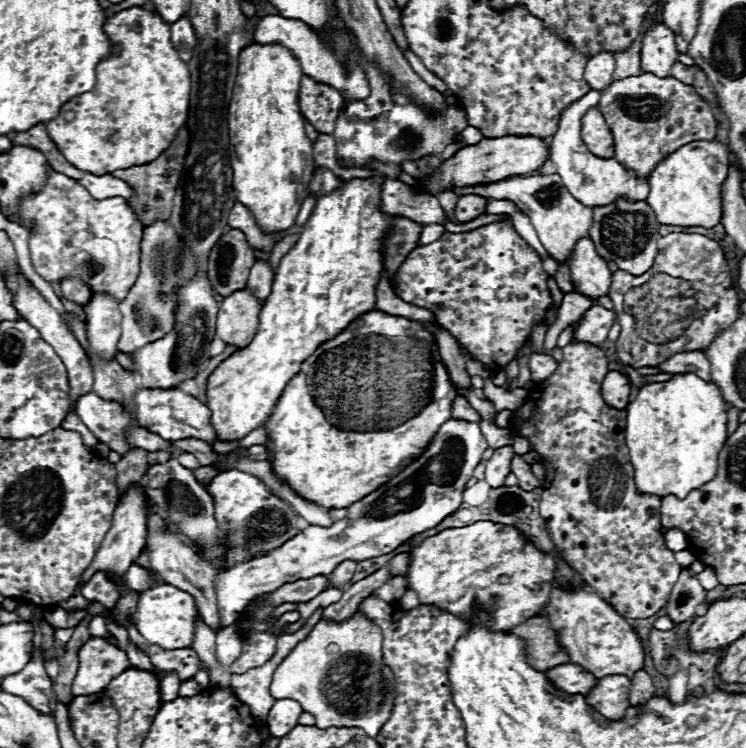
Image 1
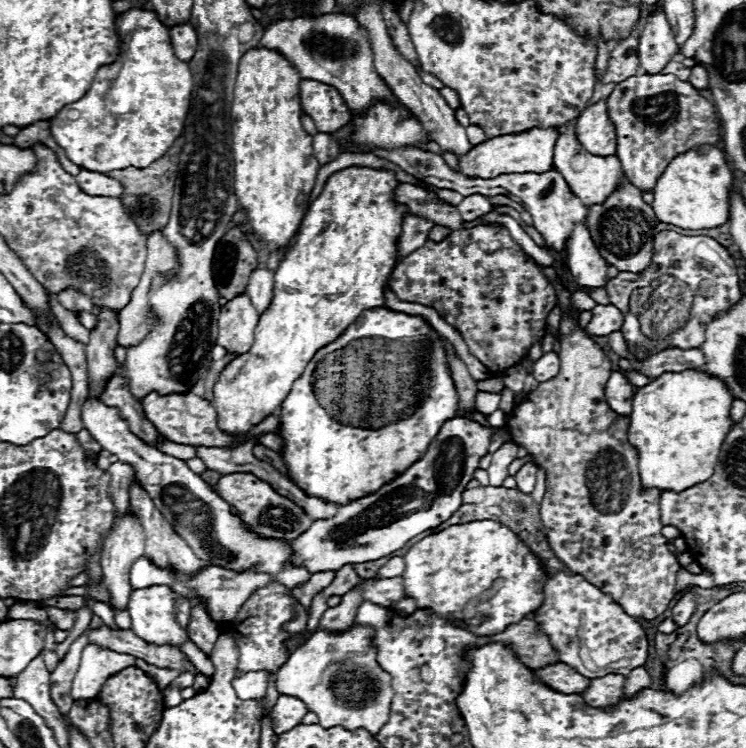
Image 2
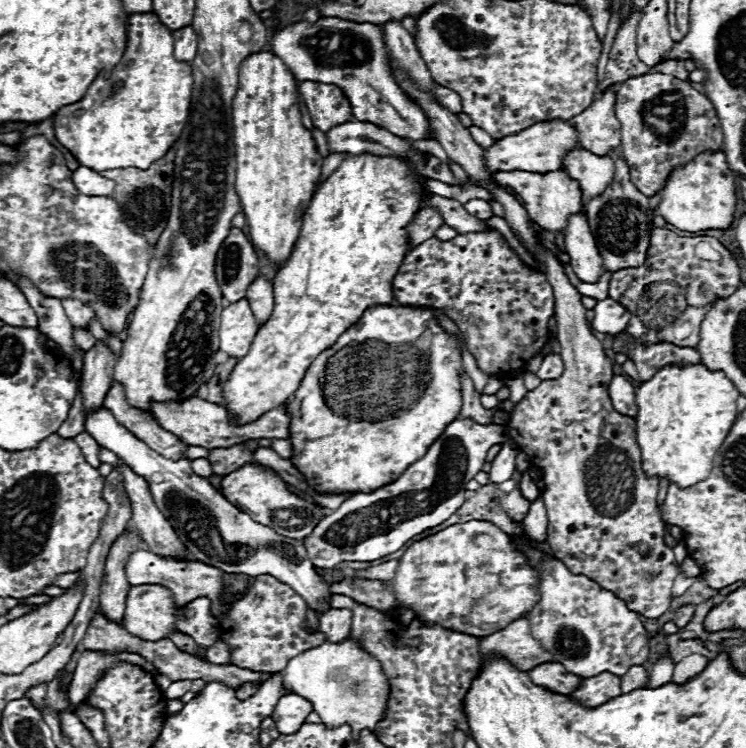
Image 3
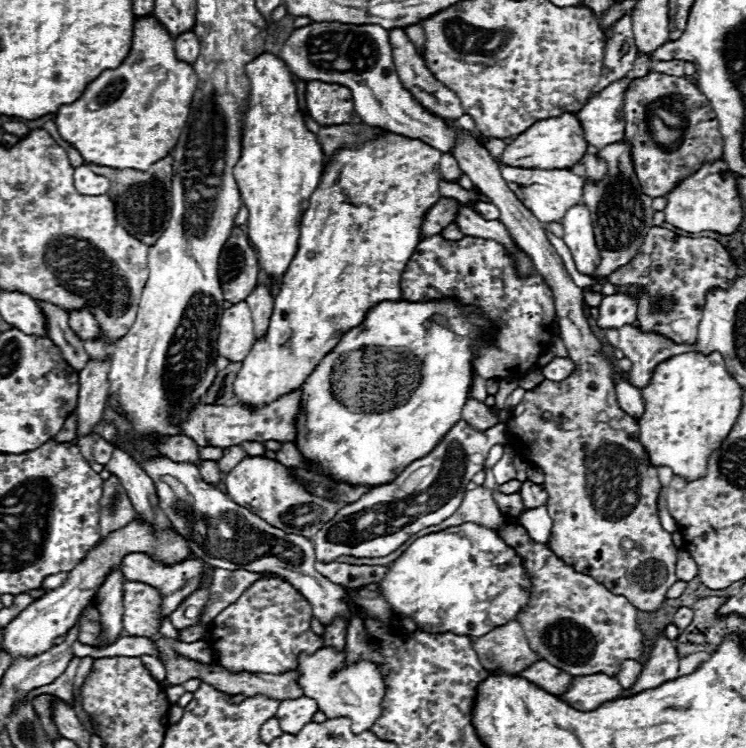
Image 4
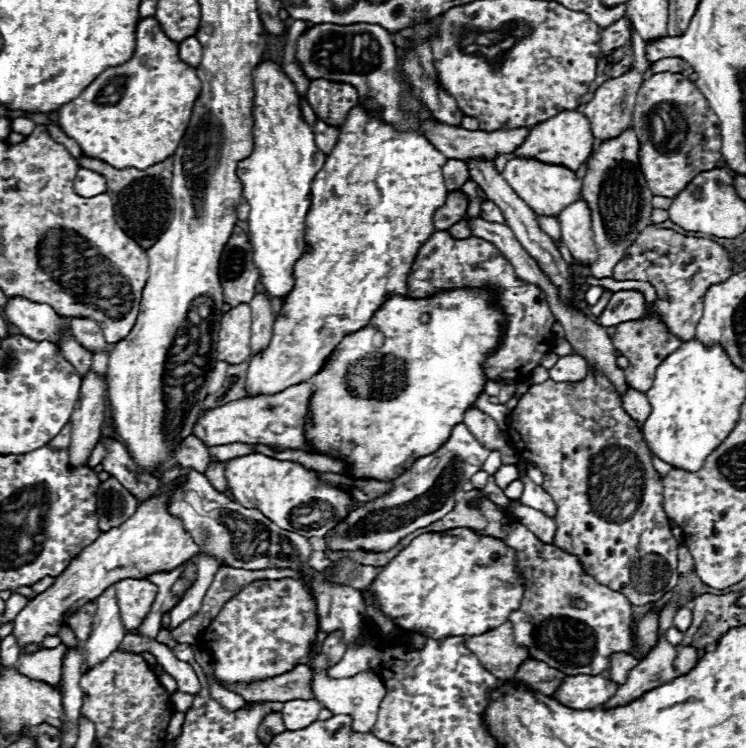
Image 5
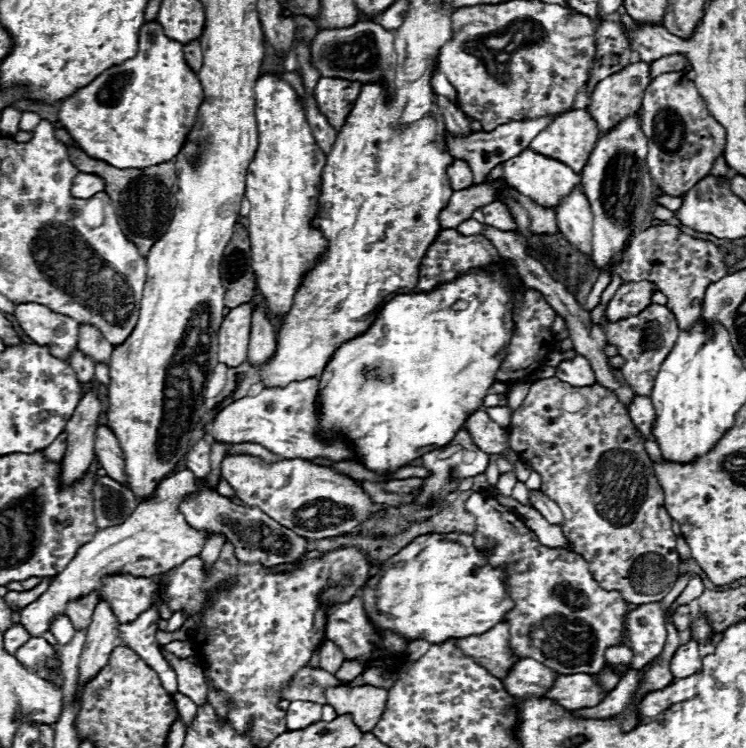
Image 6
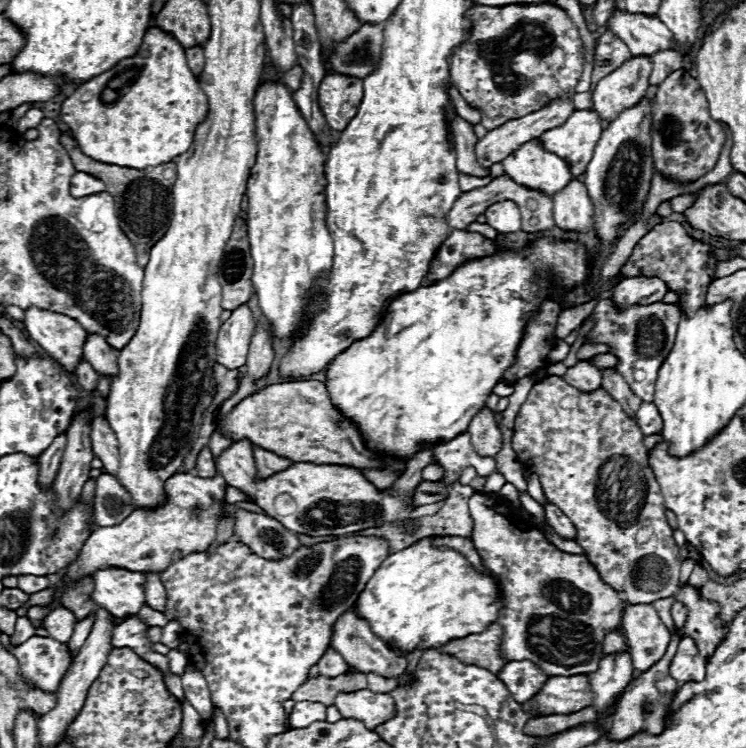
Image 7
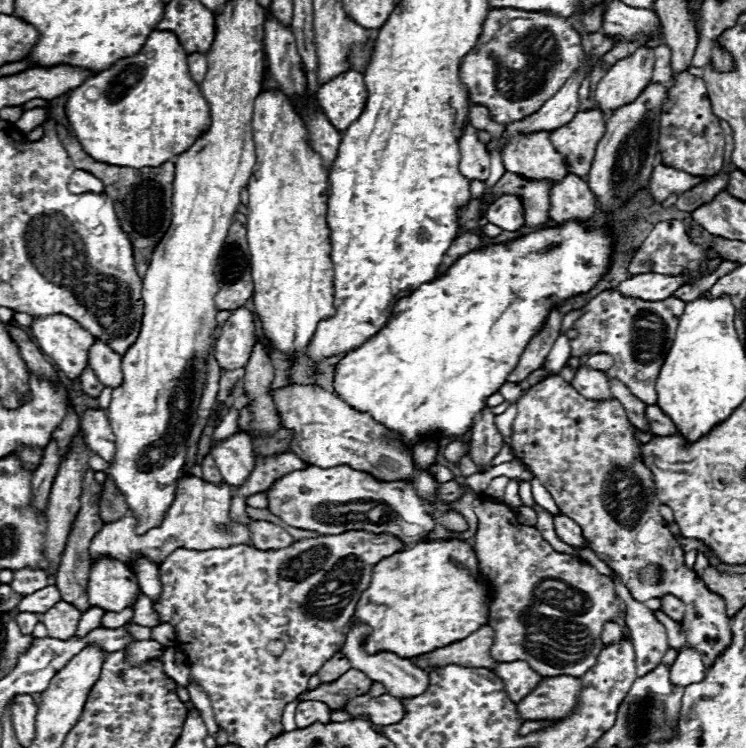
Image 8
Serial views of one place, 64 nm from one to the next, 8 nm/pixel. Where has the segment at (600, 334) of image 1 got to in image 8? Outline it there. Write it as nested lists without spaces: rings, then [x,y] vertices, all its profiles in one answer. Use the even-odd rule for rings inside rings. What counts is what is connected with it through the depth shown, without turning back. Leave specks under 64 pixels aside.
[[[648,272],[648,274],[640,274],[640,276],[632,276],[624,282],[618,284],[618,290],[624,296],[636,296],[642,300],[664,300],[670,294],[674,294],[680,286],[688,284],[692,278],[686,276],[660,276],[656,272]]]

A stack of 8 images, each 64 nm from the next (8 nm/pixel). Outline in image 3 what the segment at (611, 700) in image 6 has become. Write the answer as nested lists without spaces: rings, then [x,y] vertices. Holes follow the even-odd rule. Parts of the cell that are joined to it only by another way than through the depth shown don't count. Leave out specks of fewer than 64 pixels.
[[[668,650],[652,664],[652,670],[648,674],[648,682],[646,682],[646,688],[658,688],[658,686],[664,686],[672,680],[672,672],[674,672],[674,662],[668,654]]]

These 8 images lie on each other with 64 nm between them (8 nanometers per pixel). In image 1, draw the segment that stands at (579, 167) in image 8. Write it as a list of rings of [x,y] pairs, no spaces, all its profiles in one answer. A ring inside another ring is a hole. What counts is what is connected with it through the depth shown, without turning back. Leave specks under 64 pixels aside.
[[[500,136],[500,138],[484,138],[474,146],[466,146],[456,152],[454,158],[444,160],[440,166],[438,178],[432,180],[418,180],[420,184],[414,186],[420,192],[436,194],[450,190],[452,186],[472,186],[472,184],[488,184],[502,180],[506,176],[520,176],[536,172],[544,166],[548,158],[548,144],[538,136]]]

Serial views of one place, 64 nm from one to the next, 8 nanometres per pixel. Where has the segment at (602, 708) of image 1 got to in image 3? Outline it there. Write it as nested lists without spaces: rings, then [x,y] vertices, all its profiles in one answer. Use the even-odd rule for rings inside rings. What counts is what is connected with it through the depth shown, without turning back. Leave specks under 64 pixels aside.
[[[604,672],[604,676],[592,676],[592,680],[582,680],[576,692],[568,696],[574,698],[578,704],[584,704],[586,708],[596,708],[620,694],[622,694],[620,676],[612,676]]]

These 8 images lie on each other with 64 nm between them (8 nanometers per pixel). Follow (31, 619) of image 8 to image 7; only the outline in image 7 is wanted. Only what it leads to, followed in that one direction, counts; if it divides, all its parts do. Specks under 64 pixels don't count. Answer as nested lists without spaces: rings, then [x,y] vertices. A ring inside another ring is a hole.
[[[20,616],[18,622],[16,622],[16,632],[14,632],[14,636],[10,638],[10,642],[12,642],[14,646],[18,646],[18,644],[26,642],[26,640],[32,638],[32,636],[34,636],[34,624],[32,624],[26,616]]]

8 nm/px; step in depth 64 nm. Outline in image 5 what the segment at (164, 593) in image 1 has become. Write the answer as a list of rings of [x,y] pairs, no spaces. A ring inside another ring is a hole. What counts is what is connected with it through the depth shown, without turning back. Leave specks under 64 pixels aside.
[[[124,578],[114,584],[114,592],[124,628],[138,628],[154,604],[156,586],[146,578]]]

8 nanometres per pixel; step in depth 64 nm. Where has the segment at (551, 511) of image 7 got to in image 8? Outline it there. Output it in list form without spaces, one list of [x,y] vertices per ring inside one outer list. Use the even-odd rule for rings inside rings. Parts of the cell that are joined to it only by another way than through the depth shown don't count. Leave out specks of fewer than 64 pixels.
[[[564,514],[554,516],[554,528],[556,528],[556,534],[560,536],[562,542],[572,544],[576,548],[586,548],[586,538],[582,534],[582,528],[572,518],[568,518]]]

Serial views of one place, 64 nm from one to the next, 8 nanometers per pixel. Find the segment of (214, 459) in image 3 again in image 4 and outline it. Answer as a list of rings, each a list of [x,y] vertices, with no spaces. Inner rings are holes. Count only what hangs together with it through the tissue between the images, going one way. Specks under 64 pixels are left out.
[[[236,446],[236,448],[228,448],[226,454],[224,454],[224,458],[218,460],[218,466],[220,466],[222,474],[228,474],[228,472],[230,472],[242,458],[246,458],[246,452],[244,452],[240,446]]]

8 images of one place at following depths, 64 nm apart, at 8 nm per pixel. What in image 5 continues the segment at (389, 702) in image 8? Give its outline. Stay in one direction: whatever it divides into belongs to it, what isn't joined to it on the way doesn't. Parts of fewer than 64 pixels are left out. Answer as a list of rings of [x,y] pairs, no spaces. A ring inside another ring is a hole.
[[[316,656],[310,666],[316,670],[314,682],[312,682],[312,692],[316,696],[316,700],[320,700],[320,704],[324,708],[328,708],[332,714],[348,714],[354,718],[354,730],[356,732],[370,732],[376,718],[378,718],[378,710],[382,704],[382,698],[386,696],[386,686],[382,684],[382,680],[378,676],[372,674],[372,670],[360,672],[354,678],[342,678],[342,680],[334,680],[326,676],[326,660],[324,656]]]

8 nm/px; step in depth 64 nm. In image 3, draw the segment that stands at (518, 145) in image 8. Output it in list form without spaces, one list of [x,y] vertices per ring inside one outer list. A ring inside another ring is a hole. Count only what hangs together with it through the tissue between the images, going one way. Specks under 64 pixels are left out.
[[[512,170],[512,172],[498,172],[494,176],[494,180],[504,186],[510,188],[514,194],[520,196],[522,206],[528,210],[530,218],[544,230],[550,232],[564,232],[564,228],[568,226],[568,218],[570,214],[580,212],[582,206],[582,190],[578,180],[572,180],[564,170],[556,170],[556,172],[524,172],[524,170]]]

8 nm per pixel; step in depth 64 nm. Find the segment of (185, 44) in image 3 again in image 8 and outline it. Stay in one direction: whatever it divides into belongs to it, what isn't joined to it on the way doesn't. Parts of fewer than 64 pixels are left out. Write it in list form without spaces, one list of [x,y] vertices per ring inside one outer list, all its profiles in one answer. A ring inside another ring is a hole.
[[[198,52],[188,54],[188,68],[190,68],[192,80],[200,86],[204,80],[204,74],[206,74],[206,56],[198,54]]]

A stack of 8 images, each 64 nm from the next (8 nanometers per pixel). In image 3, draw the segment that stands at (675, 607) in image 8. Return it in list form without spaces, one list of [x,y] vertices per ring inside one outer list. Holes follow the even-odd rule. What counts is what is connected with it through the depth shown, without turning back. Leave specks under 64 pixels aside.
[[[692,604],[680,606],[680,608],[676,610],[676,614],[674,614],[674,624],[676,624],[678,628],[684,628],[684,626],[692,620],[692,616],[694,616],[694,606],[692,606]]]

